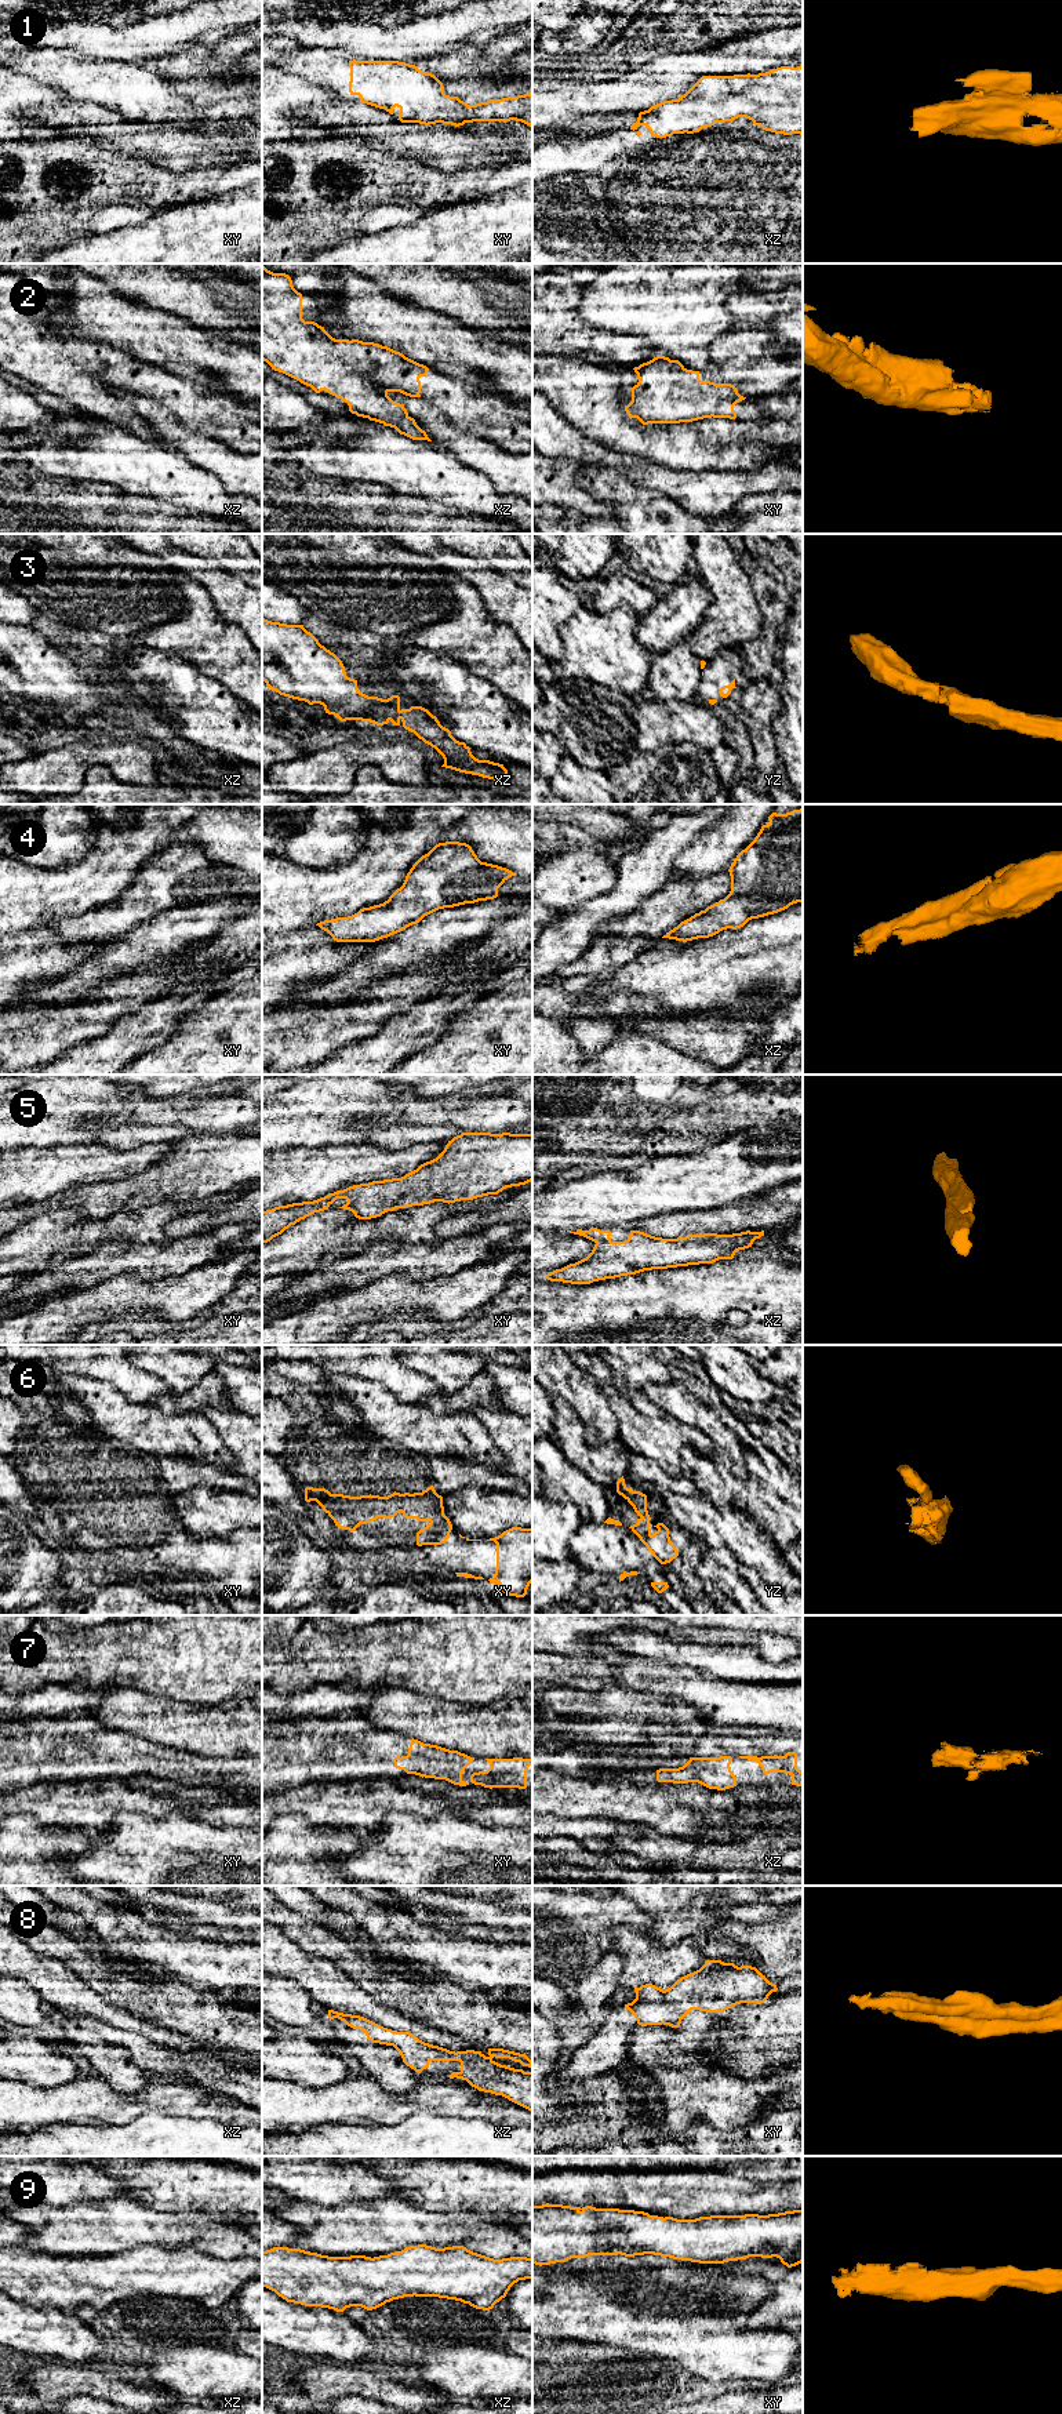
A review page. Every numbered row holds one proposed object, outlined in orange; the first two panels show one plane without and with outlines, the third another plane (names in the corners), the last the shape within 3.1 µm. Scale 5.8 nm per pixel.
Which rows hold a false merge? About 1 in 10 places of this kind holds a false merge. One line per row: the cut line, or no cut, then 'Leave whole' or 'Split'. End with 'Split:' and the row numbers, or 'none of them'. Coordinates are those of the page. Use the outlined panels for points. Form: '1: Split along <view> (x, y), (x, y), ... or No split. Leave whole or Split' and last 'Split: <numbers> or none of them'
1: No split. Leave whole
2: No split. Leave whole
3: No split. Leave whole
4: No split. Leave whole
5: No split. Leave whole
6: No split. Leave whole
7: No split. Leave whole
8: No split. Leave whole
9: No split. Leave whole
Split: none of them

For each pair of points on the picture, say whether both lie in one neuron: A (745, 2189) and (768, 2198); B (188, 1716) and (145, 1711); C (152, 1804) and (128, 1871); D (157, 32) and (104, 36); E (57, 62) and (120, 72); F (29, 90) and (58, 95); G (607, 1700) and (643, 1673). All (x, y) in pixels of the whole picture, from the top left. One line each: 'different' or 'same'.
A: same
B: same
C: different
D: same
E: same
F: same
G: different

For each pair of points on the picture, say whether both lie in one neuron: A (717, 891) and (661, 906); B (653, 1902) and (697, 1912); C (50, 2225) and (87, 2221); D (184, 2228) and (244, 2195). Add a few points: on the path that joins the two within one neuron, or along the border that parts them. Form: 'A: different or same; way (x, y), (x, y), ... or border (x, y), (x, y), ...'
A: same; way (704, 893), (675, 902)
B: same; way (664, 1902), (686, 1902)
C: same; way (59, 2225), (77, 2225)
D: different; border (181, 2210), (226, 2211), (229, 2214)

